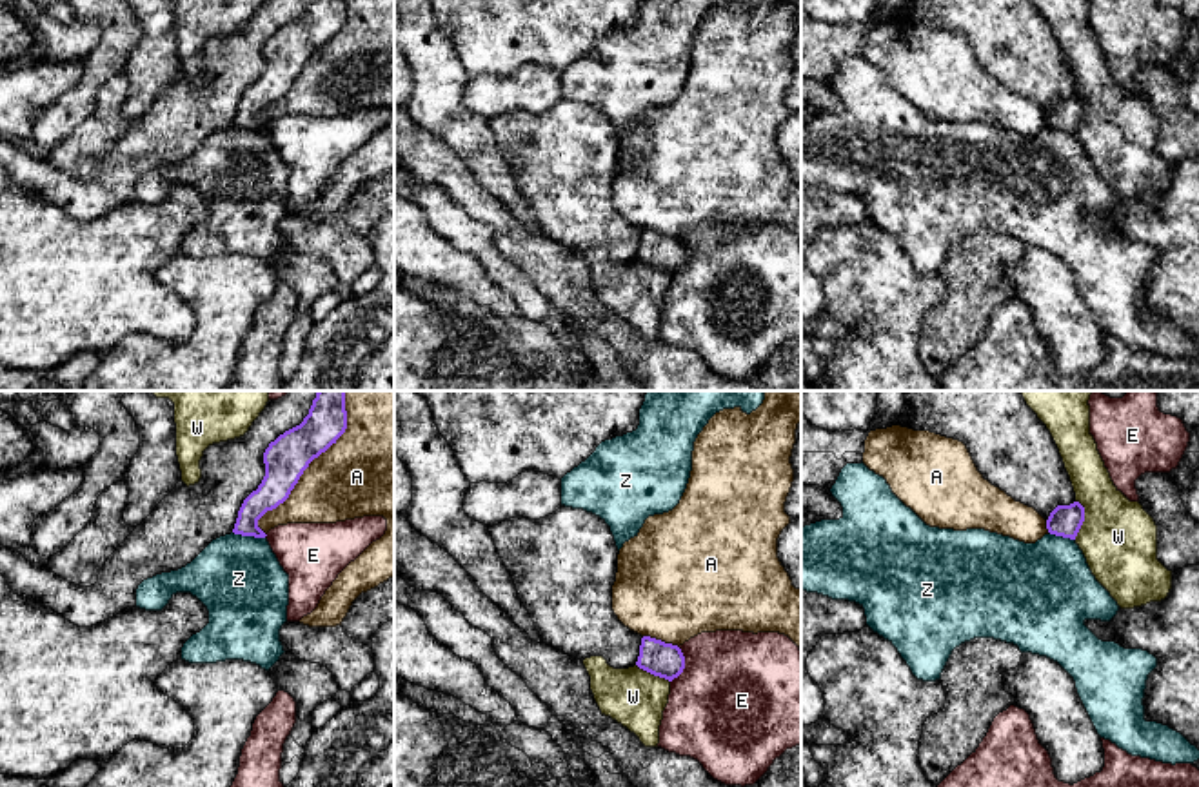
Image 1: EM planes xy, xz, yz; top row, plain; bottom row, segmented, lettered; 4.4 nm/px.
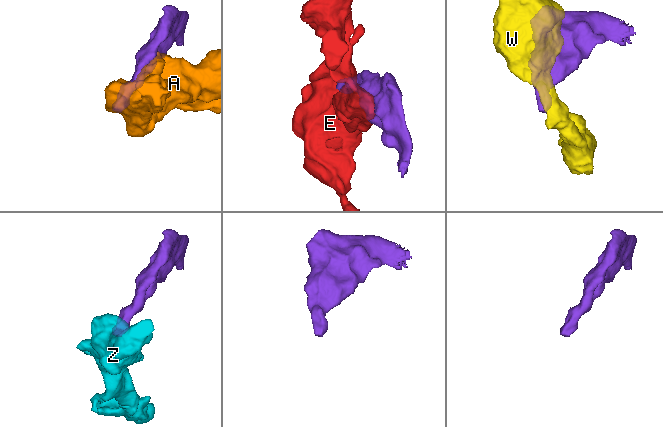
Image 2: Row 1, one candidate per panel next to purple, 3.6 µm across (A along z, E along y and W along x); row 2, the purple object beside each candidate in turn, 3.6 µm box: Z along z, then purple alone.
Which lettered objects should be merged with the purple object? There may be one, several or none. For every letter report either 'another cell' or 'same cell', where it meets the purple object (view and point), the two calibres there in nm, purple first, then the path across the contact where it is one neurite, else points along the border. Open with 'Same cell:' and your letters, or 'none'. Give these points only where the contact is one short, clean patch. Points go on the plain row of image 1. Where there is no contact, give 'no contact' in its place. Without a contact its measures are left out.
Same cell: none
A: another cell; contact xy (302, 66); calibres 200 and 360 nm
E: another cell; contact xz (683, 259); calibres 160 and 480 nm
W: another cell; contact yz (1083, 113); calibres 140 and 340 nm; border yz (1078, 93), (1083, 100), (1083, 117), (1074, 131)
Z: another cell; contact xy (249, 128); calibres 140 and 380 nm; border xy (233, 124), (244, 129), (264, 131)

